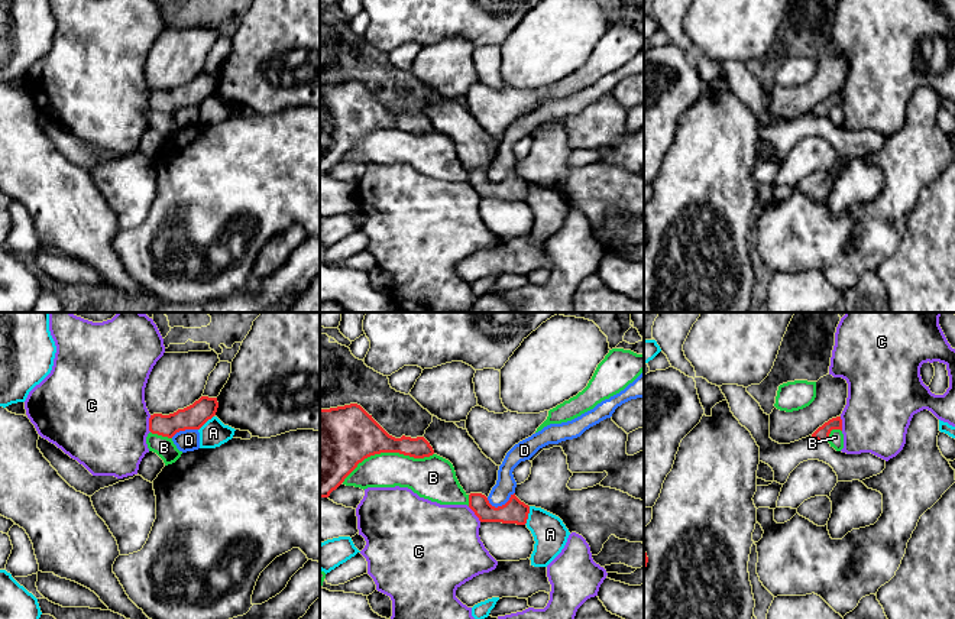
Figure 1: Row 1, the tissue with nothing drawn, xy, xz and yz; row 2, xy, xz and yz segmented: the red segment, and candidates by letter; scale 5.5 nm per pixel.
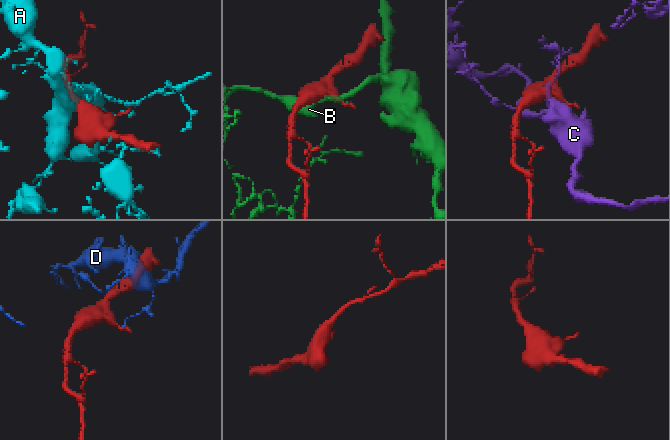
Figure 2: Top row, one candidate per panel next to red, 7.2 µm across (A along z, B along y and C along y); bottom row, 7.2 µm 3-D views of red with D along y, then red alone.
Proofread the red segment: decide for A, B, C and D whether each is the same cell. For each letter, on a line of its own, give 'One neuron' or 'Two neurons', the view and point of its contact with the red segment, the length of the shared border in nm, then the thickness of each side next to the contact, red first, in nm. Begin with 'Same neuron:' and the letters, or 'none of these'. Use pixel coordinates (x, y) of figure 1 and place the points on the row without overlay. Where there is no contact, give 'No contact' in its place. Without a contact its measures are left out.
Same neuron: none of these
A: Two neurons. Touches red at xz (527, 191). Shared border 110 nm. Thickness 140 nm (red) against 190 nm
B: Two neurons. Touches red at xz (387, 127). Shared border 550 nm. Thickness 340 nm (red) against 200 nm
C: Two neurons. Touches red at xy (149, 100). Shared border 100 nm. Thickness 140 nm (red) against 500 nm
D: Two neurons. Touches red at xz (502, 181). Shared border 170 nm. Thickness 140 nm (red) against 110 nm

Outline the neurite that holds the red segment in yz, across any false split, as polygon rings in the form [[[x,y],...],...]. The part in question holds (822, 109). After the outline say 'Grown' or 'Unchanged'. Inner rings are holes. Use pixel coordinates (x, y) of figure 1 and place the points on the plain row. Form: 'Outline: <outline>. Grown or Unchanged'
Outline: [[[841,93],[832,94],[828,98],[825,98],[822,103],[819,103],[812,113],[818,117],[828,119],[829,110],[832,106],[841,106],[842,107],[842,95]]]. Unchanged

